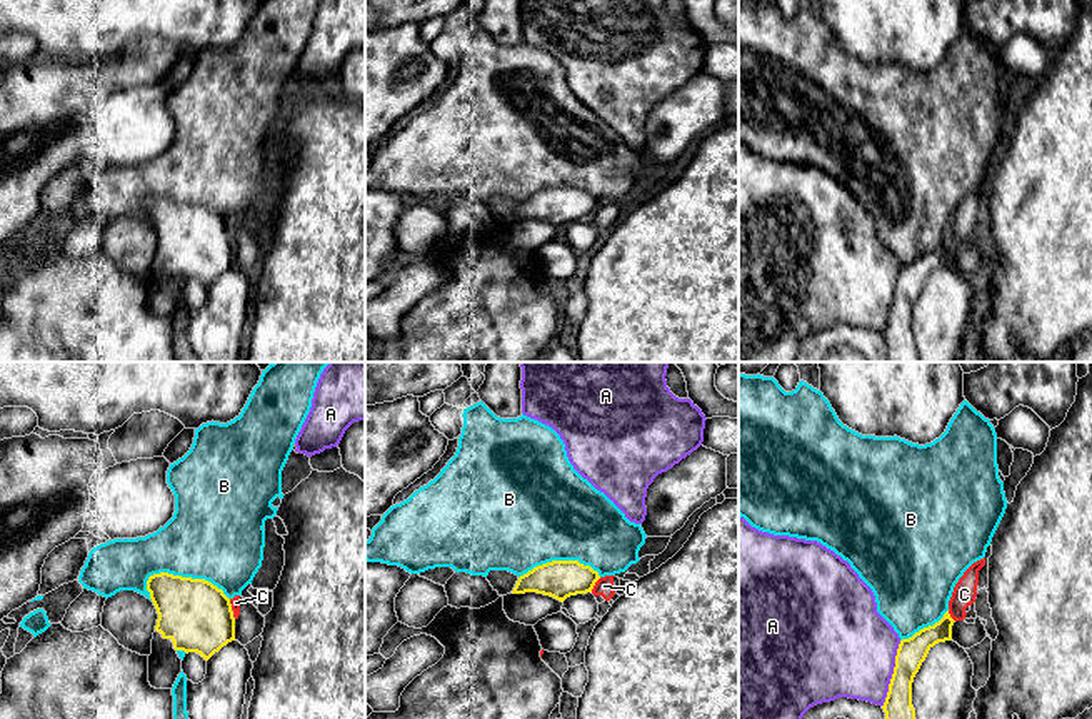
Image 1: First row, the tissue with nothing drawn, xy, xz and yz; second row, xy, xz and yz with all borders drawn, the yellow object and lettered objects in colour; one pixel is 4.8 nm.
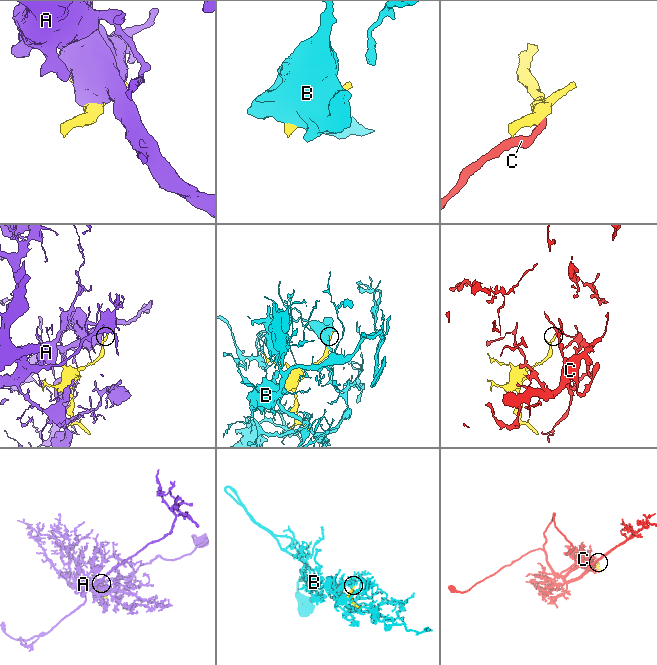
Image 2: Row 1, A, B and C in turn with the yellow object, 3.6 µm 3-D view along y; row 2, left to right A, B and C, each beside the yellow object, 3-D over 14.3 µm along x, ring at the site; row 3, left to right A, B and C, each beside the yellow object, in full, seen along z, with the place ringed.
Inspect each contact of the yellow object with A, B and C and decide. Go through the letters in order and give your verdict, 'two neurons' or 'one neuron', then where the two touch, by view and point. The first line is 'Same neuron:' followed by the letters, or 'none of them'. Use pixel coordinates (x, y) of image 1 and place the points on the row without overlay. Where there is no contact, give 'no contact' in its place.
Same neuron: none of them
A: two neurons; contact yz (892, 301)
B: two neurons; contact xy (189, 204)
C: two neurons; contact xy (230, 236)

